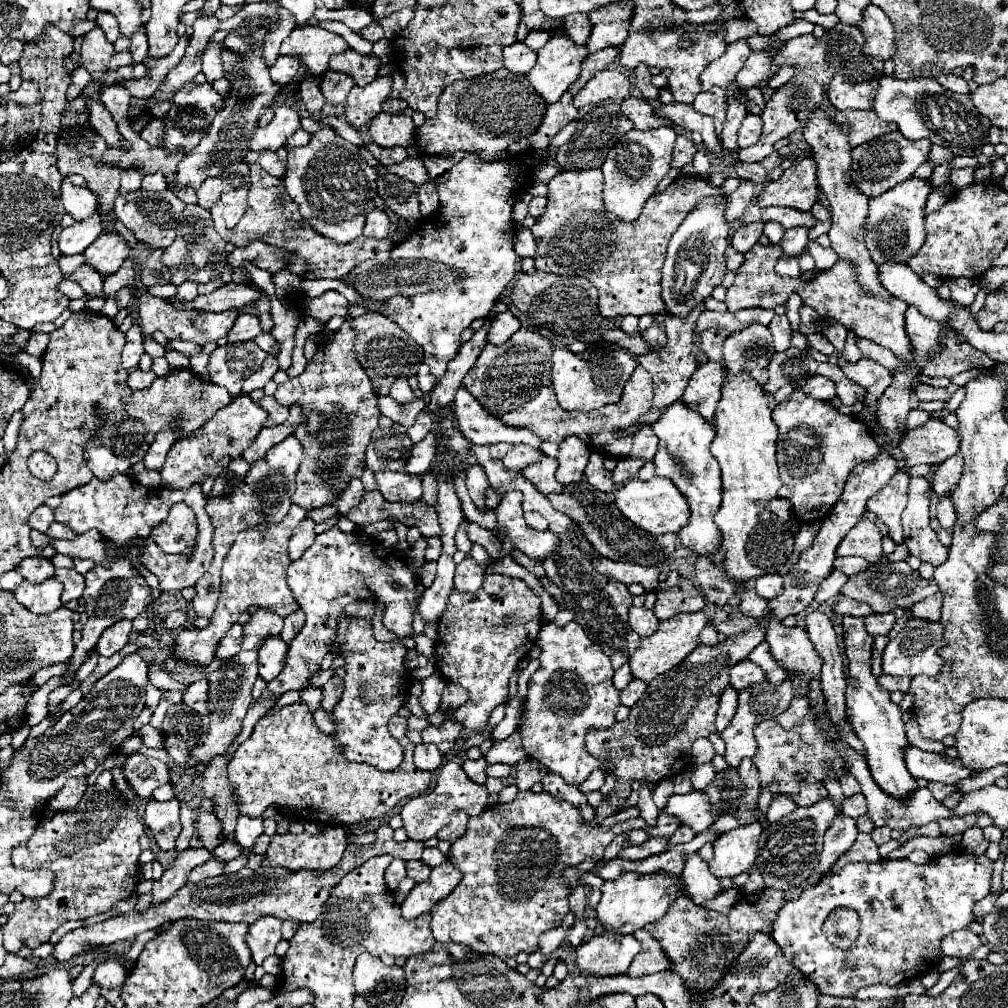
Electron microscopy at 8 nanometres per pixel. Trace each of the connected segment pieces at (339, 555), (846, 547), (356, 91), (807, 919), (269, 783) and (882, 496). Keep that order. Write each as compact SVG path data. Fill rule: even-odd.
M338 527L328 529L326 533L318 535L312 543L312 547L298 559L292 561L288 571L286 571L286 583L288 589L292 591L296 603L304 609L306 613L306 623L300 629L300 633L296 635L296 639L290 643L288 647L288 657L286 657L286 665L280 671L280 675L268 683L268 691L274 693L276 697L280 697L282 693L290 691L290 689L306 689L308 681L312 677L312 673L318 671L320 661L324 659L324 655L330 649L330 643L336 637L336 621L340 617L340 613L344 613L344 607L352 601L358 599L368 599L368 601L382 601L384 607L384 627L390 629L392 633L396 633L398 637L414 637L414 629L412 629L412 617L414 617L414 595L416 595L416 579L412 575L410 569L406 569L406 565L396 559L394 555L390 555L386 549L382 549L372 537L361 536L363 533L344 533Z
M862 517L846 533L844 541L840 541L836 553L840 557L856 555L856 557L866 559L868 563L876 563L882 557L882 533L874 521L868 521Z
M376 77L366 87L354 85L348 99L346 99L346 119L354 127L364 127L376 117L376 113L382 111L382 103L390 97L390 87L392 87L392 77Z
M952 851L942 857L930 859L926 865L914 865L908 859L880 859L876 863L848 863L838 875L824 875L818 885L804 889L798 901L788 901L780 909L774 927L772 939L782 949L784 957L802 973L808 973L818 985L820 993L836 997L852 997L856 989L868 985L900 985L912 977L928 971L930 961L934 965L940 961L940 939L946 933L968 927L974 919L972 907L978 899L990 895L992 879L992 861L986 855L972 855L966 851ZM846 907L858 911L860 917L860 935L856 945L842 951L834 947L822 935L822 919L826 919L834 909Z
M298 699L296 703L286 705L276 713L264 715L258 721L258 725L254 727L254 733L250 735L250 739L244 741L236 749L232 761L228 763L228 781L234 791L240 813L244 813L248 817L262 817L262 813L268 807L274 807L274 809L282 811L284 817L294 819L294 821L314 821L314 823L322 823L322 825L342 827L342 825L354 825L362 819L382 817L382 815L390 813L398 803L404 803L404 801L424 793L432 785L432 773L422 771L414 765L414 743L410 743L406 737L406 729L408 729L406 717L396 715L388 723L392 737L396 737L400 741L400 745L404 747L404 761L394 771L378 771L376 767L348 761L342 753L340 743L332 735L320 731L314 725L312 715L314 713L308 709L308 705L302 699Z
M896 471L894 477L874 497L868 499L868 511L876 513L876 517L888 527L888 537L896 545L902 543L900 515L906 507L908 481L910 477L906 475L906 471Z

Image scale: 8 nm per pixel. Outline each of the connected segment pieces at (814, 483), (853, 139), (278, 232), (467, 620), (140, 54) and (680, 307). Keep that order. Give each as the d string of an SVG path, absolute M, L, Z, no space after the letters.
M794 391L792 397L772 411L772 419L780 429L778 437L778 469L782 487L776 497L788 499L800 521L820 521L828 517L840 501L848 475L858 463L878 457L878 443L856 417L842 415L828 401L812 401L804 393Z
M852 109L836 113L834 123L850 127L850 133L848 133L850 147L858 147L858 145L862 145L862 143L866 143L870 139L876 139L876 137L880 137L884 133L890 133L890 131L898 129L896 123L880 121L870 111L852 111Z
M250 163L250 179L252 187L248 193L248 207L244 217L238 221L234 229L222 229L222 239L228 243L234 243L236 247L244 247L250 241L264 241L268 245L280 247L284 251L290 251L294 257L288 265L288 271L300 275L302 279L342 279L352 271L356 263L362 263L366 259L386 261L390 257L390 251L394 247L392 239L370 239L370 237L358 237L356 241L350 241L348 245L336 243L312 229L308 221L298 211L298 203L294 203L284 187L284 181L278 177L268 175L258 163Z
M492 573L476 593L452 591L448 605L438 619L436 669L440 675L470 691L470 699L450 713L454 721L484 731L496 705L508 701L508 683L516 665L536 645L542 629L542 601L522 579Z
M140 27L140 31L136 31L136 33L132 35L130 51L132 51L132 57L134 57L136 63L142 63L144 57L148 55L148 37L146 37L144 27Z
M728 195L702 199L696 209L688 213L678 231L672 235L668 243L668 255L662 267L662 285L664 285L664 301L668 311L676 317L686 317L692 307L700 305L712 291L718 287L728 273L724 265L724 251L730 239L730 225L724 217L724 209L728 203Z

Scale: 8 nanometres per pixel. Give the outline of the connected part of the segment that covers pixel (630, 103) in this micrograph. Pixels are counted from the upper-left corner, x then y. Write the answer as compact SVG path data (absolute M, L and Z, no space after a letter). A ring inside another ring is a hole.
M628 97L622 101L622 113L634 121L636 129L656 129L660 125L668 125L668 121L662 121L654 115L654 109L648 101L640 97Z

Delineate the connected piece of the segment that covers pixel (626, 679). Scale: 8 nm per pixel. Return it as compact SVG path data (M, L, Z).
M622 665L620 669L616 669L616 673L614 673L614 687L616 689L624 689L630 681L632 681L632 673L630 673L628 665Z

